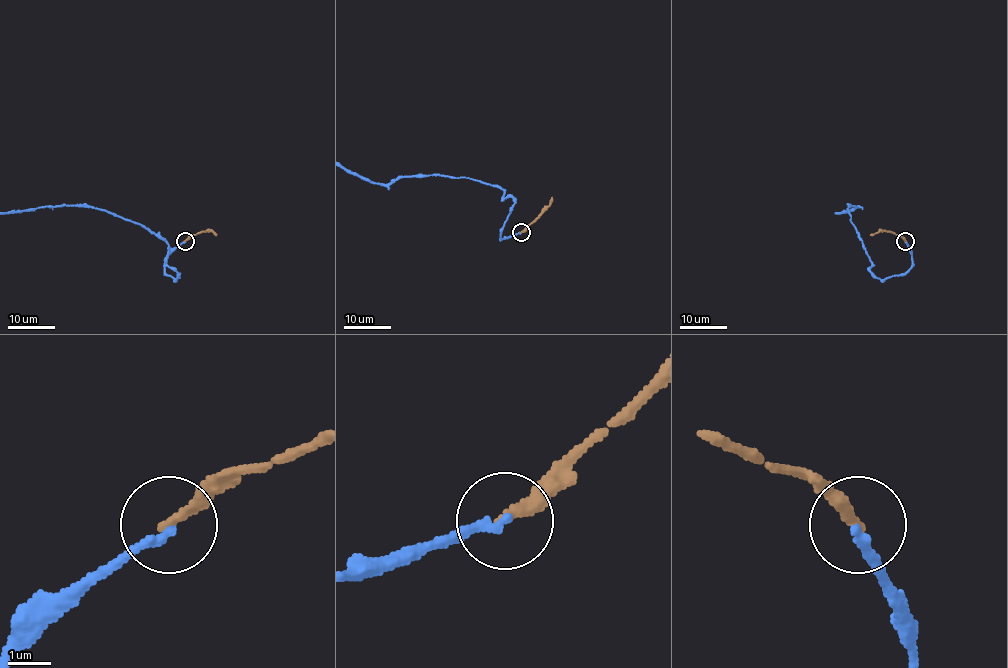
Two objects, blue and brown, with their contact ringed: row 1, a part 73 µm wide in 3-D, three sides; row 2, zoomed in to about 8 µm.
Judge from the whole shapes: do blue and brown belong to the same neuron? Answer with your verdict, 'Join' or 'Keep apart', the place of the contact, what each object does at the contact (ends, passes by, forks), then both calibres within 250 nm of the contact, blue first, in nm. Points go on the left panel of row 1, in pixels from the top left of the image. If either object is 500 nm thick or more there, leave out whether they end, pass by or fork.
Keep apart. Place: (185, 241). At the ring blue ends. At the ring brown ends. Thickness 200 nm (blue) against 240 nm

